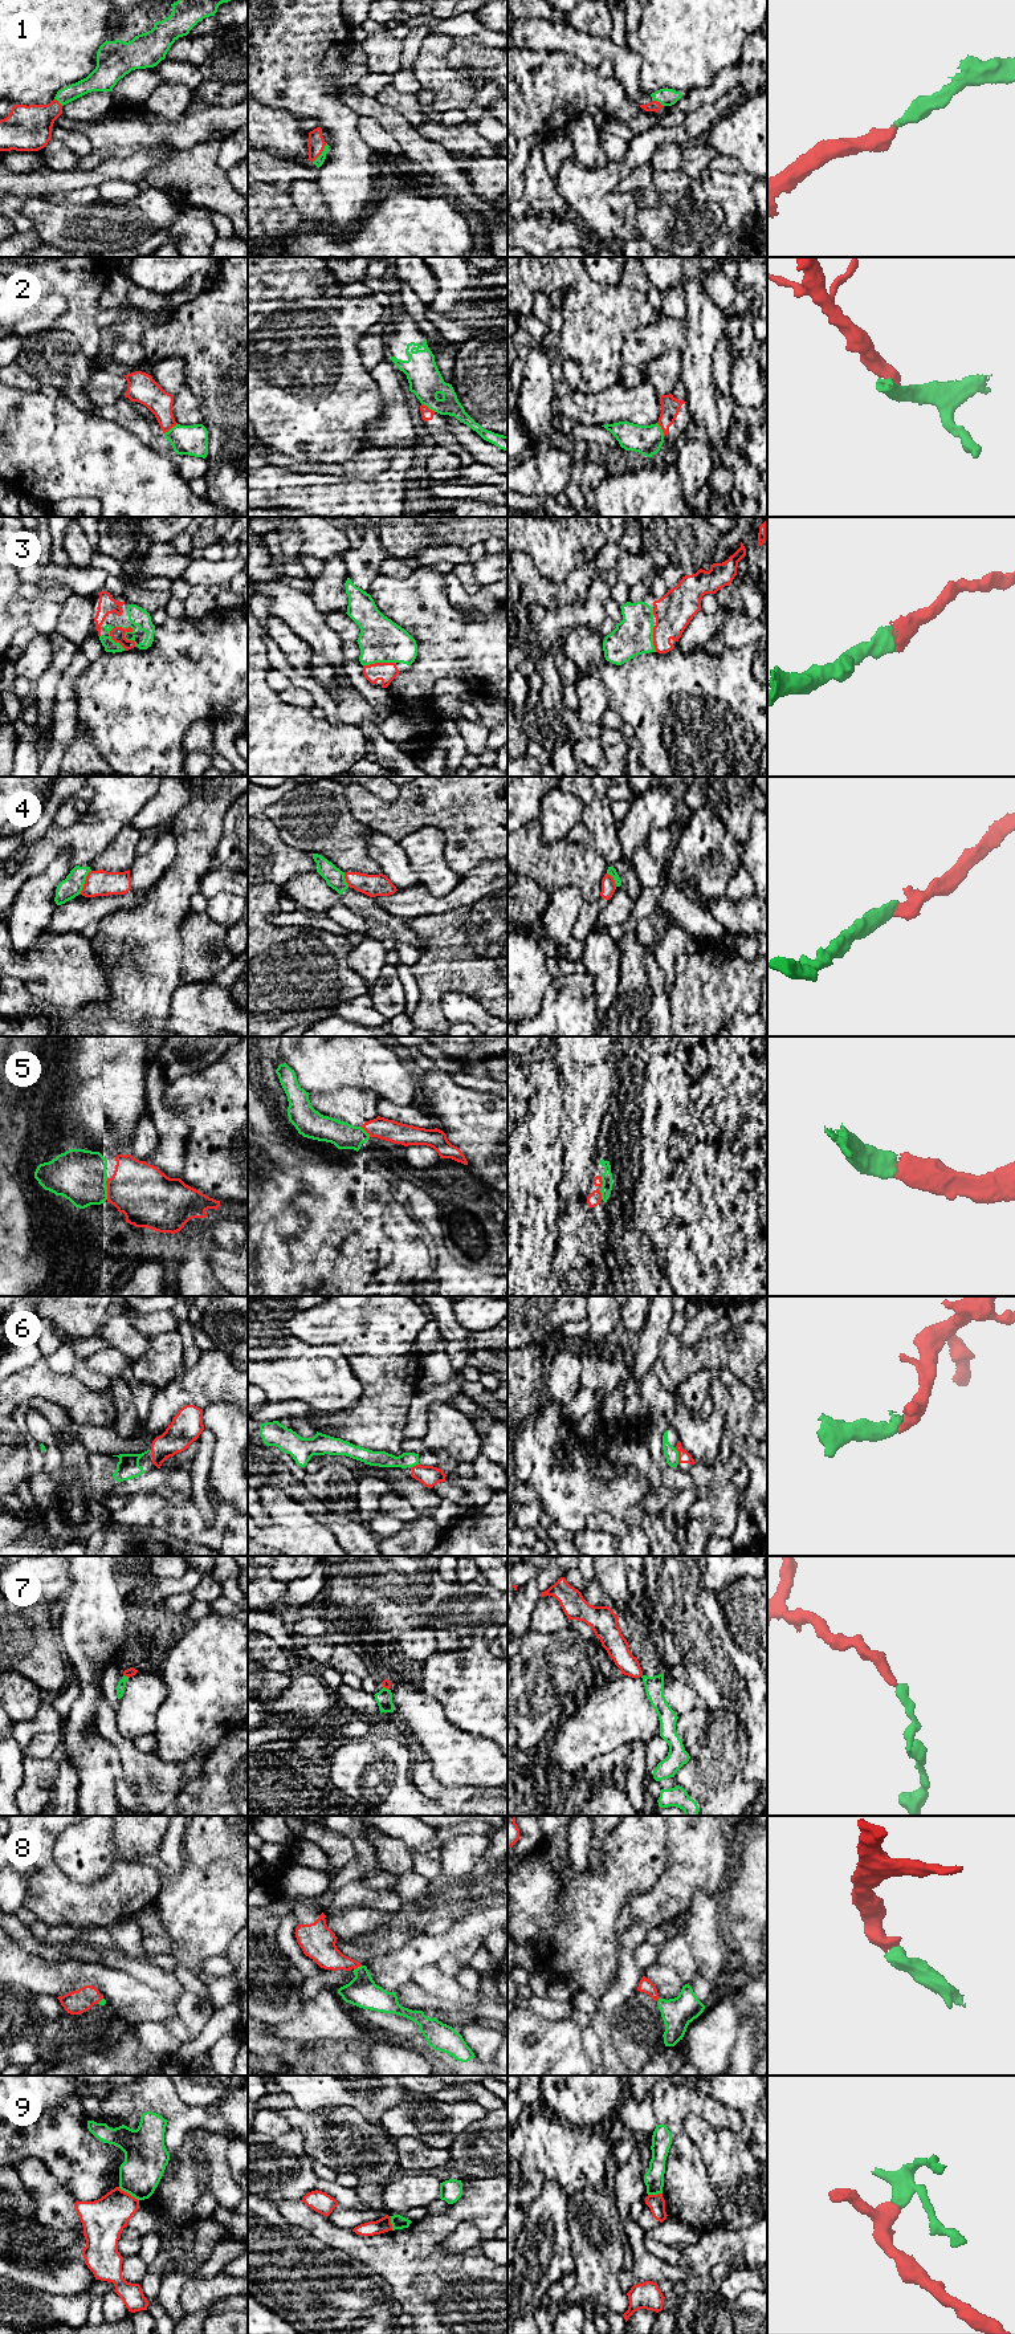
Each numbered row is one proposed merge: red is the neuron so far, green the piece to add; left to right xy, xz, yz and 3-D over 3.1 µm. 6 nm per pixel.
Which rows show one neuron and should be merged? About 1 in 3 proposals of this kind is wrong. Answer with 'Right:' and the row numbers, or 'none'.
Right: 1, 3, 5, 6, 7, 8

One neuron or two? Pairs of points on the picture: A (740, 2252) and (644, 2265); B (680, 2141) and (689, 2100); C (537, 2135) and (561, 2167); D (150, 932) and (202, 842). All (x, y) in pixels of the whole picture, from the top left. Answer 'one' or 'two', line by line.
A: one
B: one
C: one
D: one

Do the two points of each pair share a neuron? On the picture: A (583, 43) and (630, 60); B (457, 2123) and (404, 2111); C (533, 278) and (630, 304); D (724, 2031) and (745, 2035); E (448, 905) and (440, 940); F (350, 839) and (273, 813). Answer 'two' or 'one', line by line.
A: one
B: one
C: one
D: two
E: two
F: one

